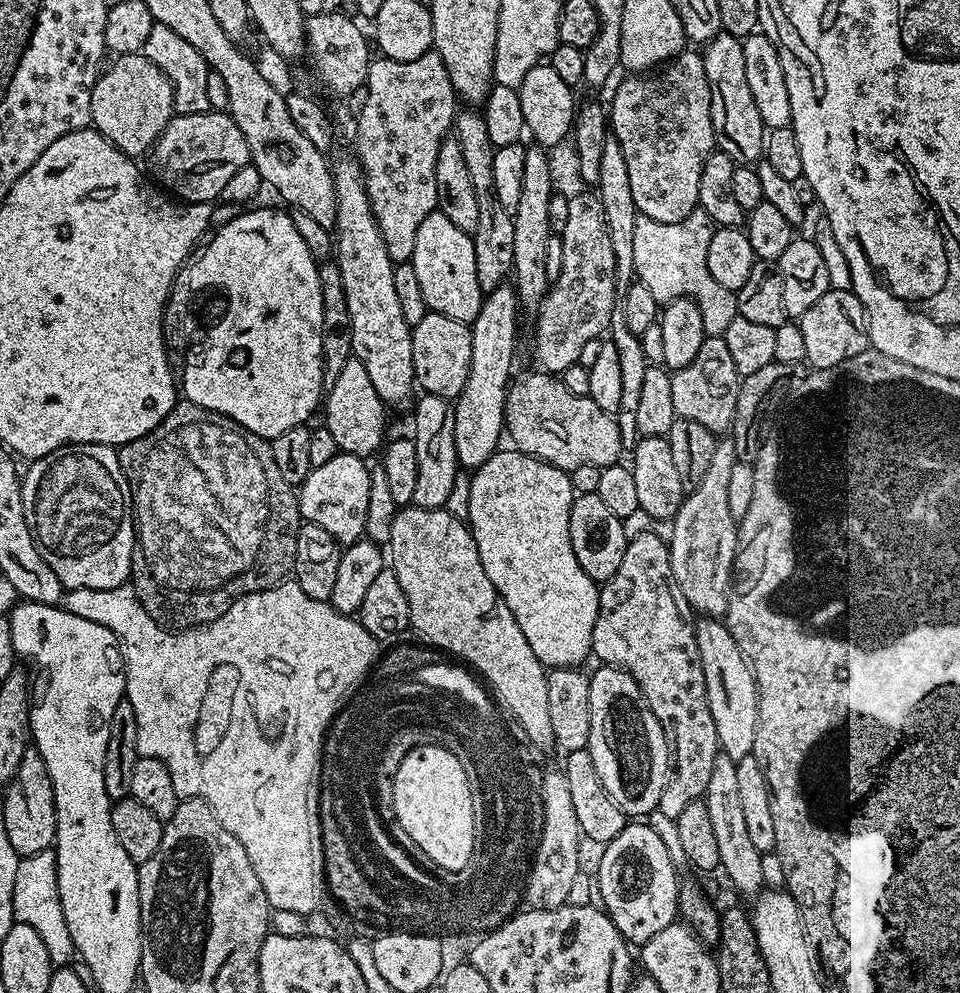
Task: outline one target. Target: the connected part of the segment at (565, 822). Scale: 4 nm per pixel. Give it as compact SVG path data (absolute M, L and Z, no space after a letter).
M563 770L556 772L545 771L540 781L540 794L542 810L544 811L544 825L541 828L541 845L534 853L531 861L531 871L527 876L526 900L532 908L561 908L568 903L570 886L574 886L577 876L581 875L580 868L580 844L582 845L582 833L578 826L578 814L574 814L574 801L570 798L570 782L566 780Z

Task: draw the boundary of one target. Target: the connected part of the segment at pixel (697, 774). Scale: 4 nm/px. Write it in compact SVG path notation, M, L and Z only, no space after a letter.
M640 532L636 537L633 535L629 539L626 550L622 554L622 563L619 564L618 570L614 570L611 578L603 581L600 588L600 605L598 606L598 618L594 622L591 655L593 657L597 656L600 659L599 663L601 665L621 668L622 671L630 673L634 678L634 682L638 682L638 686L642 690L642 694L646 698L646 702L650 706L654 718L658 718L658 722L664 728L664 736L670 741L670 756L674 763L670 768L670 779L665 784L660 795L658 812L659 815L664 815L668 819L668 822L675 822L678 814L682 814L682 810L686 810L686 806L690 806L690 802L703 797L704 792L710 786L710 773L714 770L714 762L716 761L716 757L721 755L721 751L720 743L718 742L718 730L714 730L714 718L710 718L710 706L706 698L706 678L702 674L702 658L698 654L698 642L696 641L696 620L694 619L692 608L686 602L686 594L682 594L682 590L674 578L668 545L669 541L665 537L663 540L656 532Z

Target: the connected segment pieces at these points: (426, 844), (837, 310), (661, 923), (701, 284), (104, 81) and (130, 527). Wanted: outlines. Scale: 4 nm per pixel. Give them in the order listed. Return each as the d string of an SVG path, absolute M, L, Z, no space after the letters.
M423 744L410 750L410 754L402 758L402 766L398 766L398 774L392 783L392 812L395 823L399 824L402 830L406 830L410 838L414 838L422 854L434 858L434 862L438 862L438 866L446 866L446 870L459 873L465 871L467 862L471 860L471 854L475 850L477 824L475 808L472 805L472 785L451 747Z
M832 288L806 314L798 318L802 339L806 341L805 361L813 369L833 368L858 354L869 351L868 317L864 310L864 304L851 290L838 290Z
M648 822L625 823L622 834L614 838L608 844L603 845L600 856L600 880L598 876L598 896L602 901L602 907L608 913L614 926L624 935L625 940L633 945L644 944L658 930L666 930L678 916L678 901L680 899L681 881L676 881L676 864L672 861L672 852L668 844L651 828Z
M699 206L682 222L654 222L654 218L637 215L634 222L634 270L635 279L650 289L650 294L661 306L683 296L696 303L702 310L702 322L709 336L723 336L726 326L734 322L736 294L718 286L706 266L706 250L710 250L710 238L714 231L712 219Z
M140 52L130 53L128 55L117 55L112 65L105 67L96 78L96 84L92 88L92 122L91 127L102 133L111 144L118 150L122 150L127 156L140 158L140 155L151 153L156 145L156 140L166 130L166 126L172 120L176 107L174 106L174 90L154 66Z
M67 444L59 448L57 452L51 452L41 460L33 460L27 465L22 476L22 502L26 510L26 522L32 531L32 537L36 543L36 549L46 558L50 570L58 574L65 589L69 588L93 588L94 590L106 590L107 588L119 588L129 583L132 574L132 547L136 545L134 531L134 513L132 510L132 492L128 489L126 478L122 474L122 466L117 449L111 444Z

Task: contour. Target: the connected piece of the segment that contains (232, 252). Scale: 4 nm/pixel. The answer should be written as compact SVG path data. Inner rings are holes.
M256 208L253 212L252 209L245 210L228 224L219 225L217 232L220 233L208 245L206 245L207 243L203 245L204 253L196 261L194 261L195 259L191 261L190 270L192 284L197 286L219 284L231 293L232 308L229 309L228 317L222 324L222 330L226 330L226 346L220 346L220 342L218 342L212 348L208 348L208 352L204 352L204 360L192 360L192 368L188 368L188 393L183 399L211 412L222 414L226 418L238 422L238 426L259 436L271 438L278 434L286 434L286 430L290 430L294 426L309 423L308 419L311 418L312 411L316 407L316 411L321 407L322 393L325 391L324 359L322 358L322 290L320 289L318 262L310 254L310 250L306 250L306 242L302 242L302 234L298 234L291 215L287 211L279 212L276 208Z

